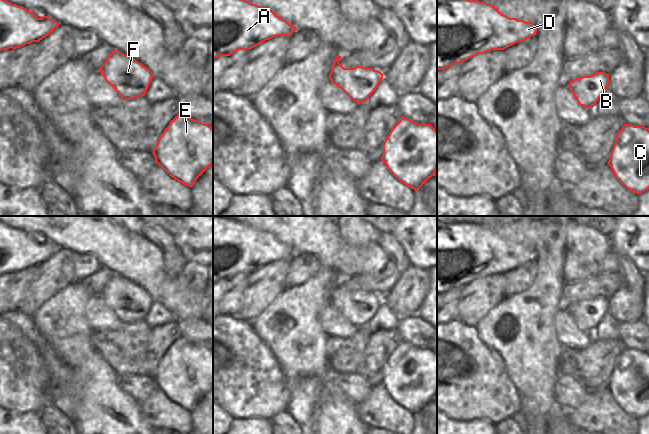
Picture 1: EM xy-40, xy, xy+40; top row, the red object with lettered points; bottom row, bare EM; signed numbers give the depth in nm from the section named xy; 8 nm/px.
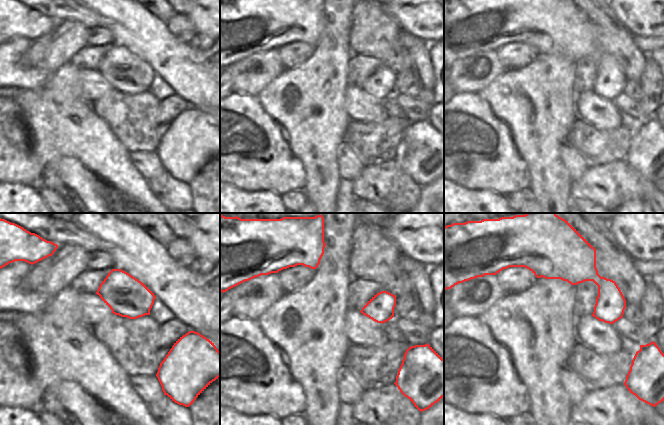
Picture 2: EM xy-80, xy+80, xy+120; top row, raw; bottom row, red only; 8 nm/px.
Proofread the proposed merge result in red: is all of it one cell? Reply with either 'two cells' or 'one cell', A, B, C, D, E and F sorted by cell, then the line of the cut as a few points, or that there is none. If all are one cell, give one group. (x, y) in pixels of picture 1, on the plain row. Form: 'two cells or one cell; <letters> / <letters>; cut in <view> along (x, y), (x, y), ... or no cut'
one cell; A B C D E F; no cut

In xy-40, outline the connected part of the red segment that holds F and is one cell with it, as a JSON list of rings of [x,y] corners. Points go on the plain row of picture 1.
[[[113,274],[97,295],[123,324],[145,320],[153,303],[148,292],[118,274]]]

